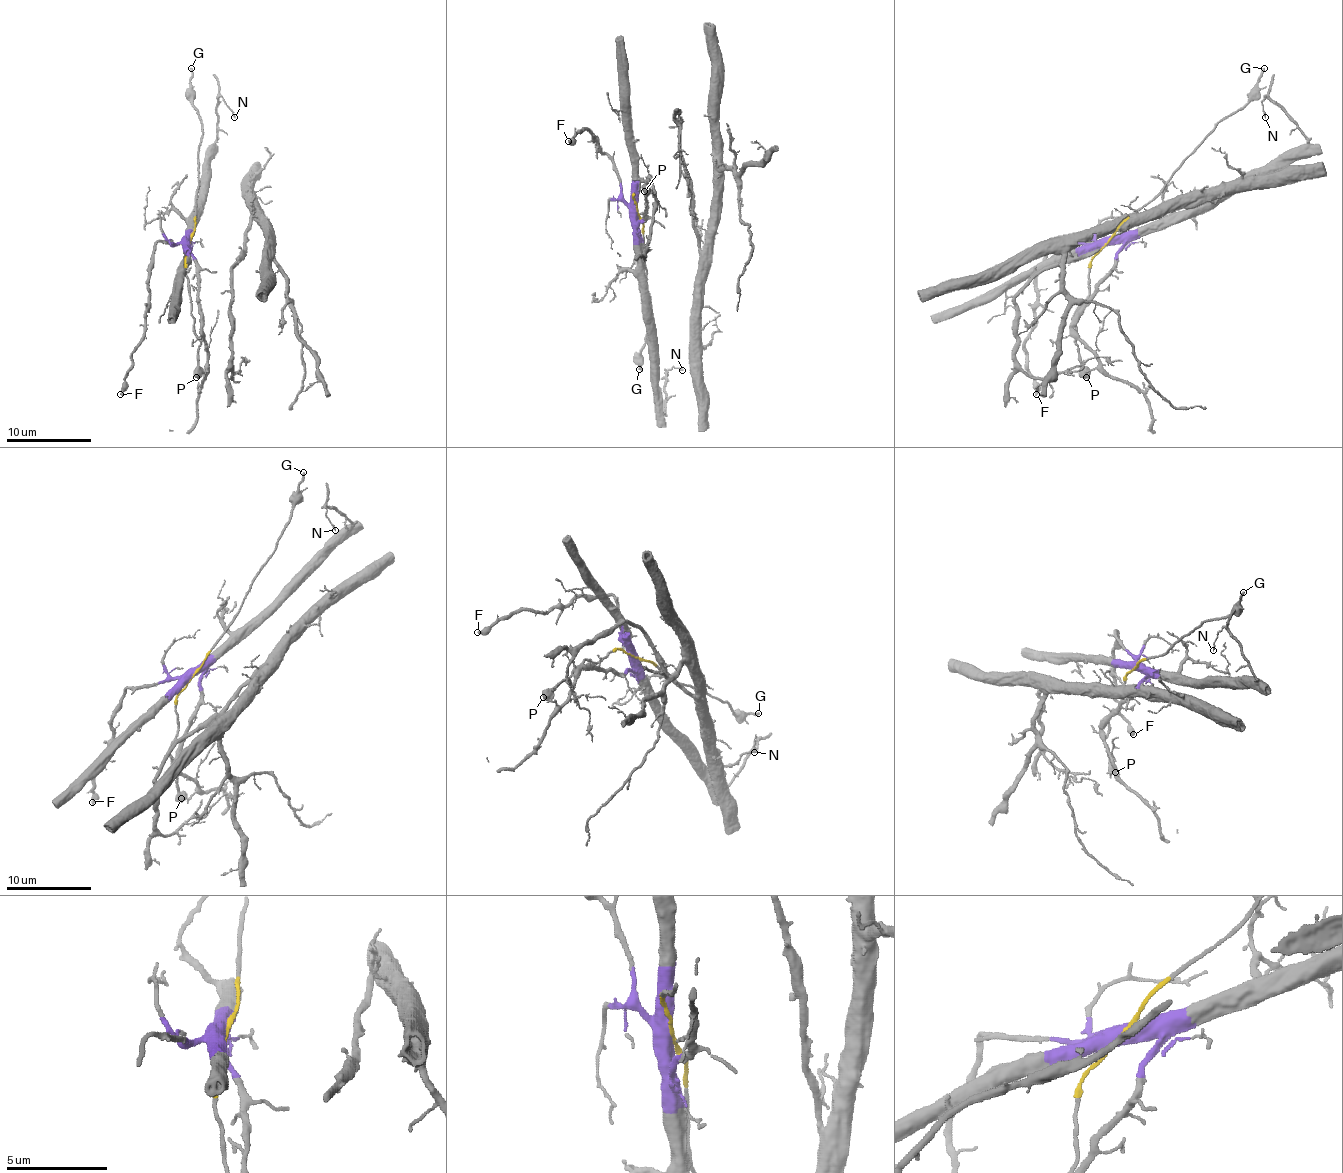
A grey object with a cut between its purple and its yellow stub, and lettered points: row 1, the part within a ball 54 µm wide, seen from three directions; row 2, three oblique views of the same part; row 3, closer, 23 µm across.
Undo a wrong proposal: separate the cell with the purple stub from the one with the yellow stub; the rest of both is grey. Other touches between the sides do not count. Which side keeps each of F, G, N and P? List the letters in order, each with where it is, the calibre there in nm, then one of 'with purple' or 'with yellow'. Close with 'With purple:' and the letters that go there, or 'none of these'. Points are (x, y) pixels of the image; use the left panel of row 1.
F: at (120, 394); 380 nm thick; with purple
G: at (191, 68); 190 nm thick; with yellow
N: at (234, 117); 110 nm thick; with purple
P: at (196, 377); 650 nm thick; with yellow
With purple: F, N

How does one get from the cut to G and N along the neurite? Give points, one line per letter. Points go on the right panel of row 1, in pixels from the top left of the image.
G: (1106, 241), (1160, 191), (1215, 125), (1247, 102), (1264, 68)
N: (1106, 241), (1132, 241), (1205, 213), (1269, 177), (1307, 142), (1307, 136), (1269, 100), (1262, 102), (1264, 117)

